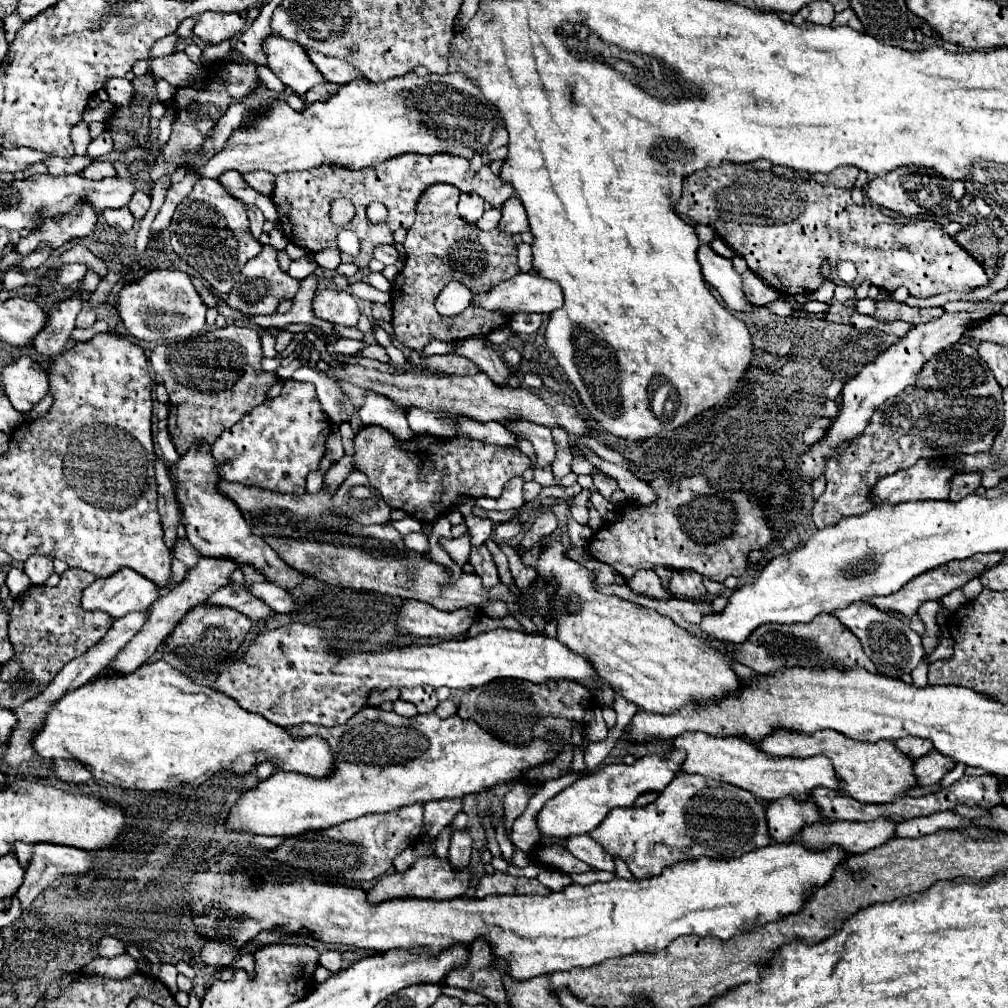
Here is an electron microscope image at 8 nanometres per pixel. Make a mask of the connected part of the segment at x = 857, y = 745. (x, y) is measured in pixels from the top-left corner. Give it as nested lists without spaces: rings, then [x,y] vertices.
[[[775,728],[771,734],[767,734],[759,742],[751,742],[755,748],[759,748],[763,754],[773,758],[809,758],[815,754],[823,754],[833,762],[839,790],[859,802],[865,804],[883,804],[893,802],[897,796],[903,796],[907,788],[917,786],[917,780],[913,776],[913,760],[899,752],[893,742],[879,740],[875,744],[851,740],[835,730],[819,730],[815,734],[803,734],[795,730]]]

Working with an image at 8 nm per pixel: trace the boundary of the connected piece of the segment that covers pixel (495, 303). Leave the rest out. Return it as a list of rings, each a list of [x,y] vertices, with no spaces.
[[[519,272],[511,280],[503,280],[495,288],[491,288],[487,292],[473,294],[473,304],[481,306],[485,310],[491,310],[491,312],[503,312],[505,316],[513,316],[513,314],[519,314],[519,312],[549,314],[549,312],[553,312],[555,308],[559,308],[563,304],[563,292],[561,292],[557,282],[545,280],[545,278],[537,276],[537,274]]]

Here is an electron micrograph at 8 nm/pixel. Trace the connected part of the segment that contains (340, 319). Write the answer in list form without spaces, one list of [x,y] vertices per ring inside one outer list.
[[[321,290],[313,298],[313,312],[331,324],[345,326],[355,326],[361,314],[355,298],[341,290]]]

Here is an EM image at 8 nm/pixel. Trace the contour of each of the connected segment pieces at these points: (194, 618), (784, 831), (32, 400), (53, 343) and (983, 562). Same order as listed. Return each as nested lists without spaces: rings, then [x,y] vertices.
[[[195,606],[167,636],[165,644],[167,644],[167,650],[177,654],[189,668],[193,668],[199,674],[205,674],[205,672],[221,670],[221,666],[225,666],[235,656],[235,652],[243,644],[249,630],[251,630],[251,620],[239,614],[237,610],[219,608],[219,606],[217,608]]]
[[[791,796],[775,800],[767,808],[767,822],[771,838],[777,842],[789,842],[803,826],[821,820],[813,802],[799,802]]]
[[[21,356],[3,370],[3,388],[11,404],[25,414],[47,396],[49,374],[39,362]]]
[[[69,298],[61,304],[55,304],[53,310],[49,310],[49,324],[45,330],[35,338],[33,348],[47,360],[53,360],[59,356],[71,338],[71,332],[75,330],[75,318],[83,308],[83,300],[79,298]]]
[[[987,554],[987,556],[971,556],[971,560],[955,560],[951,564],[943,564],[943,568],[935,568],[931,572],[924,572],[917,577],[910,580],[899,592],[891,594],[891,596],[873,596],[873,598],[867,598],[875,608],[883,610],[883,612],[899,612],[907,618],[911,618],[919,604],[925,602],[925,600],[941,600],[941,596],[949,594],[953,588],[961,588],[967,580],[979,576],[983,570],[987,570],[991,564],[997,564],[1001,562],[1001,554]]]

